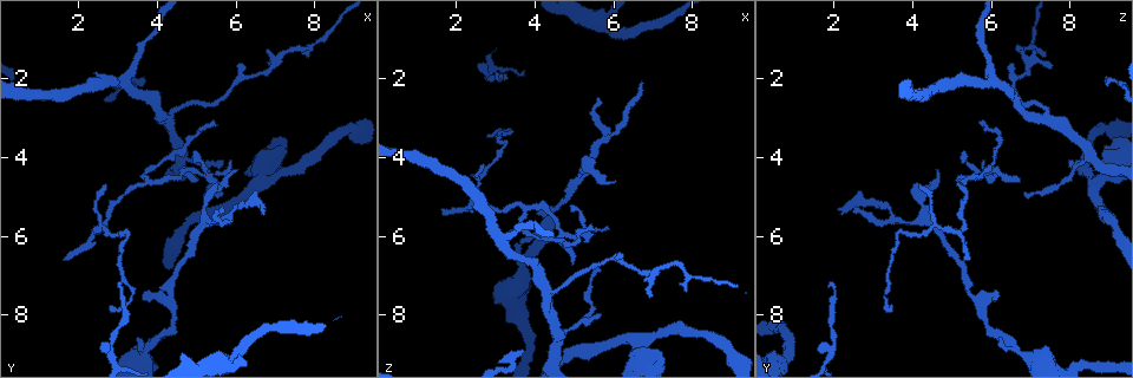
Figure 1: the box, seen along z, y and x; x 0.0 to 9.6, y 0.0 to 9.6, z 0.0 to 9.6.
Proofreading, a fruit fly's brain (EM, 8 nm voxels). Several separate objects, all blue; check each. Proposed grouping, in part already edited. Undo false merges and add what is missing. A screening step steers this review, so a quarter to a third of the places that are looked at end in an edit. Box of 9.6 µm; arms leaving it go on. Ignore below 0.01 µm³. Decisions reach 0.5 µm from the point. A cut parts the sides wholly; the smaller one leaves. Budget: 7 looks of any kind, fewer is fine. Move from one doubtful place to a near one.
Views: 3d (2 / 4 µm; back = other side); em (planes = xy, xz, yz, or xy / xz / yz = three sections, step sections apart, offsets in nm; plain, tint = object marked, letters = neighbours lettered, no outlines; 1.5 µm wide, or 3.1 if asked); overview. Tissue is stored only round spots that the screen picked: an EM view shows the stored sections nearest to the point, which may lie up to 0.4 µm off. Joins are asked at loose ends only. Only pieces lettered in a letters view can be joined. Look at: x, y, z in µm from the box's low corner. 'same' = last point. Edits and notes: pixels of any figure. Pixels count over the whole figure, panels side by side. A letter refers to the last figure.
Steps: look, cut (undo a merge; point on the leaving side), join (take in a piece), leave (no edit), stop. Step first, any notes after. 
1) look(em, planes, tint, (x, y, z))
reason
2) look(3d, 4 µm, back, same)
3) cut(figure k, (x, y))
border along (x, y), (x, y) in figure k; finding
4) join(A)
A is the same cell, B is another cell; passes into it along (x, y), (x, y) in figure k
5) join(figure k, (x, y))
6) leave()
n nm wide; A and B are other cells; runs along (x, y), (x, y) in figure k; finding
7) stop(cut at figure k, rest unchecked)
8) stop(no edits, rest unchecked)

look(em, planes, letters, (3.65, 4.70, 5.25))
three-way junction

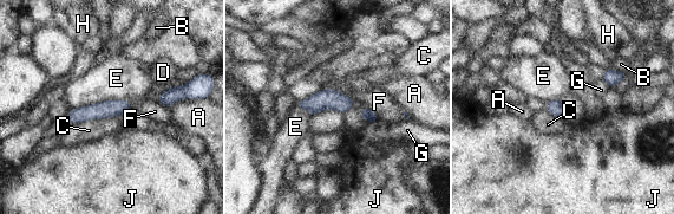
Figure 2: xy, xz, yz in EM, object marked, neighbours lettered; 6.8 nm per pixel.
leave()
A, B, C, D, E, F, G, H and J are other cells; one neuron here

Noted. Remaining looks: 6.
look(3d, 4 µm, (6.60, 5.50, 2.25))

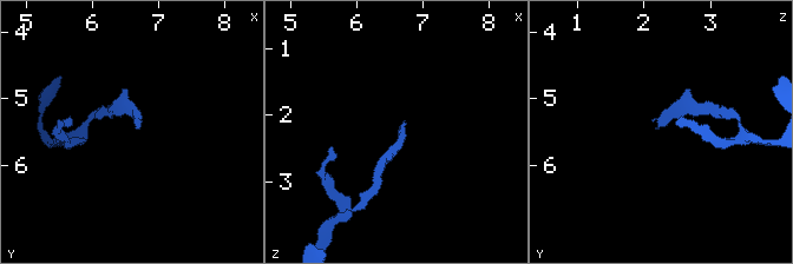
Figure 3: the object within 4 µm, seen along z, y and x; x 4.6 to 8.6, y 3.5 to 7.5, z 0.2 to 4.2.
look(em, yz, step 4, letters, (6.65, 5.45, 2.15))
shape alone is not enough

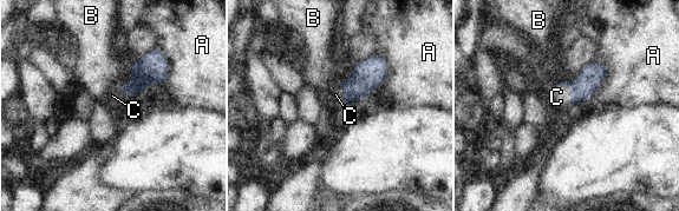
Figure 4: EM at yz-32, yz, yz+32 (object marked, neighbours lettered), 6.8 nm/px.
join(C)
C is the same cell, A and B are other cells; passes into it along (591, 77), (572, 88), (556, 97) in figure 4; the neuron continues

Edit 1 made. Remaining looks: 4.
look(3d, 4 µm, (7.35, 3.55, 9.10))

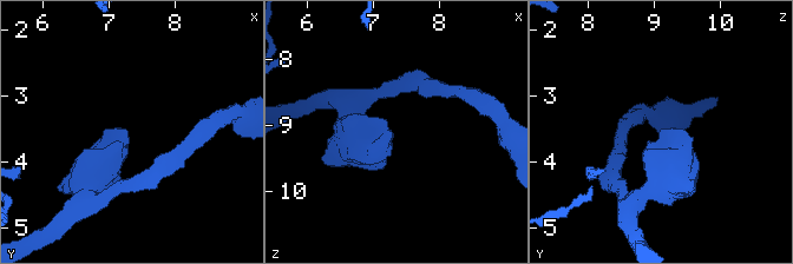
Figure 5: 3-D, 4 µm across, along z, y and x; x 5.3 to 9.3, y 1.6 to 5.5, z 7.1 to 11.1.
look(em, xz, step 8, tint, (7.30, 3.55, 9.15))

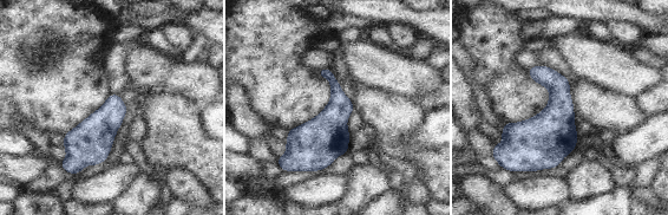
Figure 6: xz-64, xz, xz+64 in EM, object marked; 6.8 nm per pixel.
look(em, planes, letters, same)

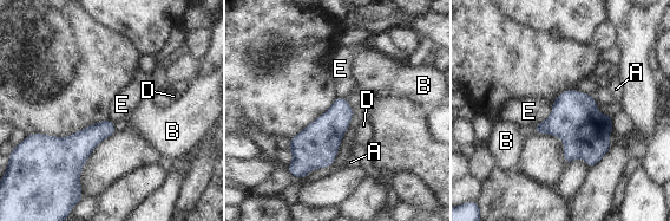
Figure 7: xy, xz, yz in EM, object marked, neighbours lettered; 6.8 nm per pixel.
leave()
A, B, D and E are other cells; none of them fits

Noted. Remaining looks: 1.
stop(join at figure 4, rest unchecked)

